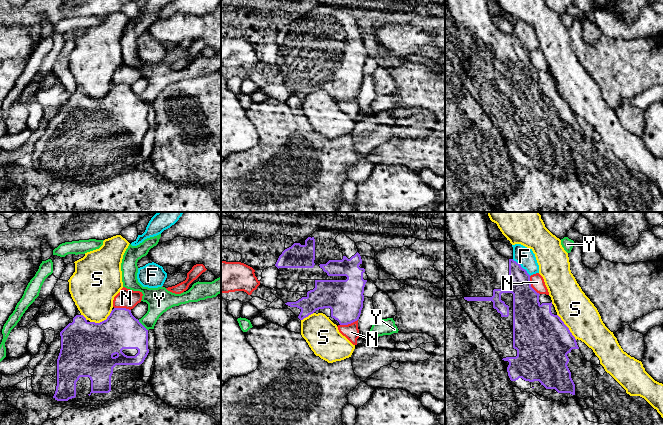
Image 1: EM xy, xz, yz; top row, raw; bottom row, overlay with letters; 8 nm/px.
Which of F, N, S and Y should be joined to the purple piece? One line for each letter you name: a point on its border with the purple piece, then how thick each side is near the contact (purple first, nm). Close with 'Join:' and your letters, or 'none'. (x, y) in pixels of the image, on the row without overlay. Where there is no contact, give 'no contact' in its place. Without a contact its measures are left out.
Join: none

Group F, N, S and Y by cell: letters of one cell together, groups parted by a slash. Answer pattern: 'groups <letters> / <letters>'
groups F / N / S / Y

